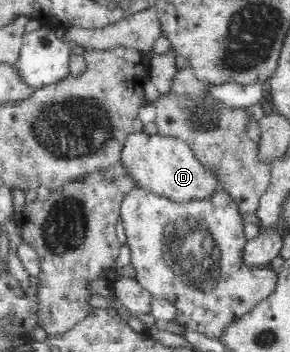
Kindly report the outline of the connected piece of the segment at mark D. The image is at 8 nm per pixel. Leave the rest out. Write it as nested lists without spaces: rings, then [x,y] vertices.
[[[134,133],[127,137],[123,145],[124,168],[142,189],[156,192],[176,203],[190,203],[193,201],[210,201],[216,193],[224,193],[226,189],[220,182],[220,176],[206,168],[192,152],[192,147],[182,139]]]

